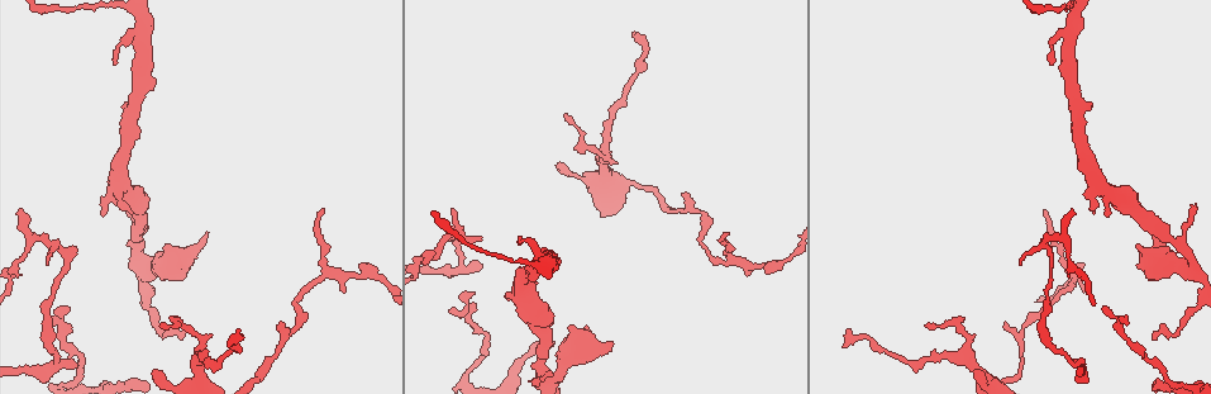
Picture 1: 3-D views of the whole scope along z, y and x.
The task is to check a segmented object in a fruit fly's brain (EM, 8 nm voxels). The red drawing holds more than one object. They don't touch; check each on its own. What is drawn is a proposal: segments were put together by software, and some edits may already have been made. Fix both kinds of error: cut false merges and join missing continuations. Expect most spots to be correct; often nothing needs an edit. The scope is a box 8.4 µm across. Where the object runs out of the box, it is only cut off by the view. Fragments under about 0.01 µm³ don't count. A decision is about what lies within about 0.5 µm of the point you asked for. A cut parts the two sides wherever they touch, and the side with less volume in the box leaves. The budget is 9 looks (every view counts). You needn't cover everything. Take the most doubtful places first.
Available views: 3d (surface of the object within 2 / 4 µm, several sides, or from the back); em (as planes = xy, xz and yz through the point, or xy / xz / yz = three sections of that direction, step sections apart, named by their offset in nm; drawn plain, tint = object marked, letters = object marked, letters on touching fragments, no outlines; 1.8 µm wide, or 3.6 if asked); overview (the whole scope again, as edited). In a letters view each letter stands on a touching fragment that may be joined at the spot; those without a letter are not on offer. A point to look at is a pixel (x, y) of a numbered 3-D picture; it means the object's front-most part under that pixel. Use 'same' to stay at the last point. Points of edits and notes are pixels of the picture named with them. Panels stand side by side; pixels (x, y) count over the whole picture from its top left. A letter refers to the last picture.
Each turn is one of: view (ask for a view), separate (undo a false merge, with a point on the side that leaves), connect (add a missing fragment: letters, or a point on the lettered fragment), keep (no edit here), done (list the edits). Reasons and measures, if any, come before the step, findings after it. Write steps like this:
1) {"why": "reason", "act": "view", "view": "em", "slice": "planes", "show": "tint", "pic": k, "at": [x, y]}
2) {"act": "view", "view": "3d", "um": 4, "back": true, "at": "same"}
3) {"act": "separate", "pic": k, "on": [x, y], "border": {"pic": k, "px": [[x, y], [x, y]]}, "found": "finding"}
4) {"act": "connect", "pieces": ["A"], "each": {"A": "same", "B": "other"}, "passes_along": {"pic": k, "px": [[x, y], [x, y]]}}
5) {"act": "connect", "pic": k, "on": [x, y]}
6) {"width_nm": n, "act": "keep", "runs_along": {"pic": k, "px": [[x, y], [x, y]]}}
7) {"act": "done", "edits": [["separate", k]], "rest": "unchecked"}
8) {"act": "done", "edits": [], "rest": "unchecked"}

{"why": "branch stops here", "act": "view", "view": "em", "slice": "planes", "show": "letters", "pic": 1, "at": [974, 373]}

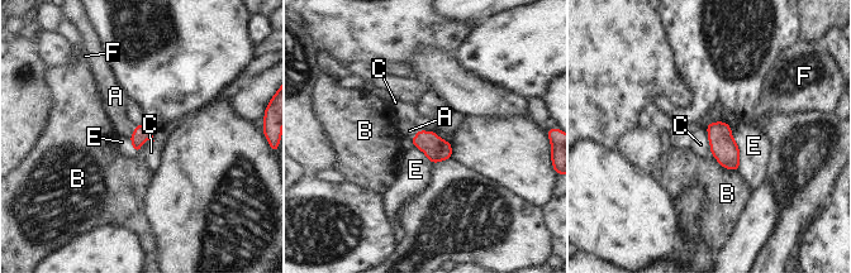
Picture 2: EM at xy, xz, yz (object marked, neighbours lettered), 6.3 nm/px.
{"act": "connect", "pieces": ["A"], "each": {"A": "same", "B": "other", "C": "other", "E": "other", "F": "other"}, "found": "it goes on there"}

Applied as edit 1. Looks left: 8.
{"why": "thin end", "act": "view", "view": "em", "slice": "planes", "show": "tint", "pic": 1, "at": [631, 32]}

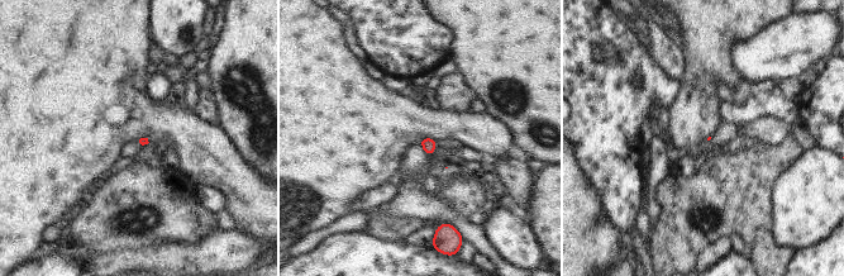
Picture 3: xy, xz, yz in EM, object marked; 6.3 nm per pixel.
{"why": "what lies round it", "act": "view", "view": "em", "slice": "planes", "show": "letters", "at": "same"}

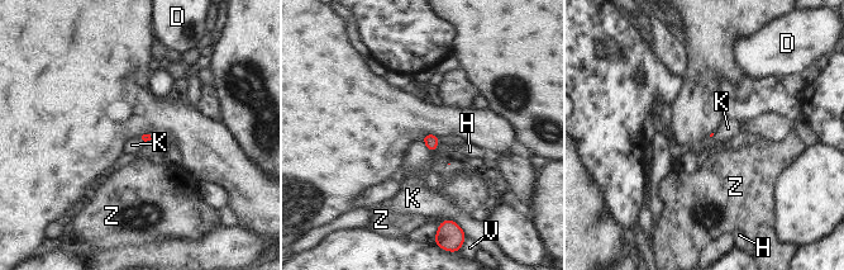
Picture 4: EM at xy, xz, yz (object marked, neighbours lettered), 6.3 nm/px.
{"longest_contact_nm": ["K", 120], "act": "keep", "each": {"D": "other", "H": "other", "K": "other", "V": "other", "Z": "other"}, "found": "none of them fits"}

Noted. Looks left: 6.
{"why": "thin end", "act": "view", "view": "3d", "um": 4, "back": true, "pic": 1, "at": [1019, 263]}

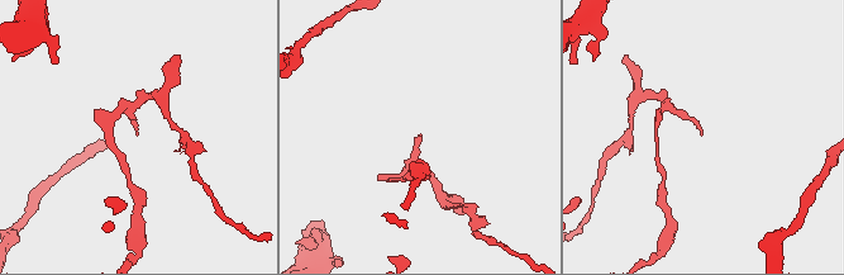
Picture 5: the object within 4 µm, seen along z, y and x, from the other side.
{"act": "view", "view": "em", "slice": "planes", "show": "letters", "pic": 5, "at": [418, 134]}

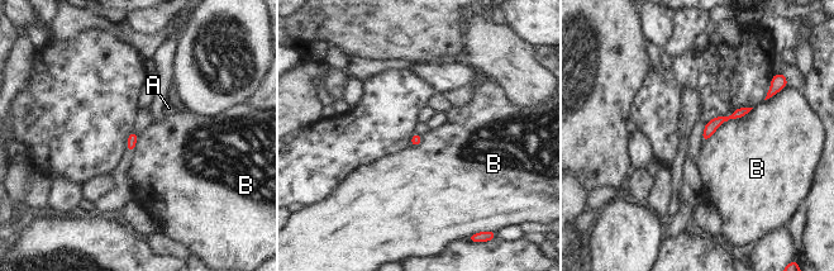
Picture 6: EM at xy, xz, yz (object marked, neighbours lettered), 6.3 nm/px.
{"width_nm": 60, "act": "keep", "each": {"A": "other", "B": "other"}, "found": "none of them fits"}

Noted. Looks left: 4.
{"why": "tapers out", "act": "view", "view": "em", "slice": "planes", "show": "letters", "pic": 1, "at": [449, 309]}

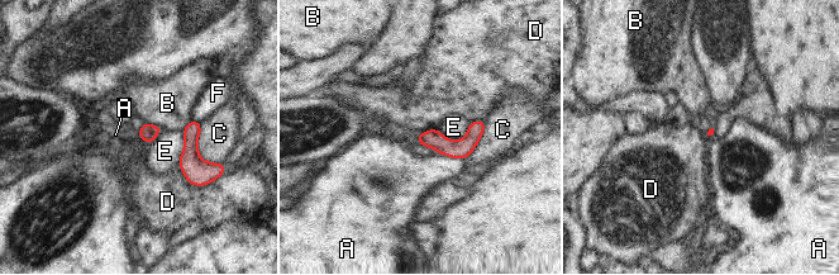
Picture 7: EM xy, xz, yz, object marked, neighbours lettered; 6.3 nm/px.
{"act": "keep", "each": {"A": "other", "B": "other", "C": "other", "D": "other", "E": "other", "F": "other"}, "runs_along": {"pic": 7, "px": [[481, 124], [462, 145], [420, 138]]}, "found": "no lettered fragment goes on from it"}

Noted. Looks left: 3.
{"act": "done", "edits": [["connect", 2]], "rest": "unchecked"}

